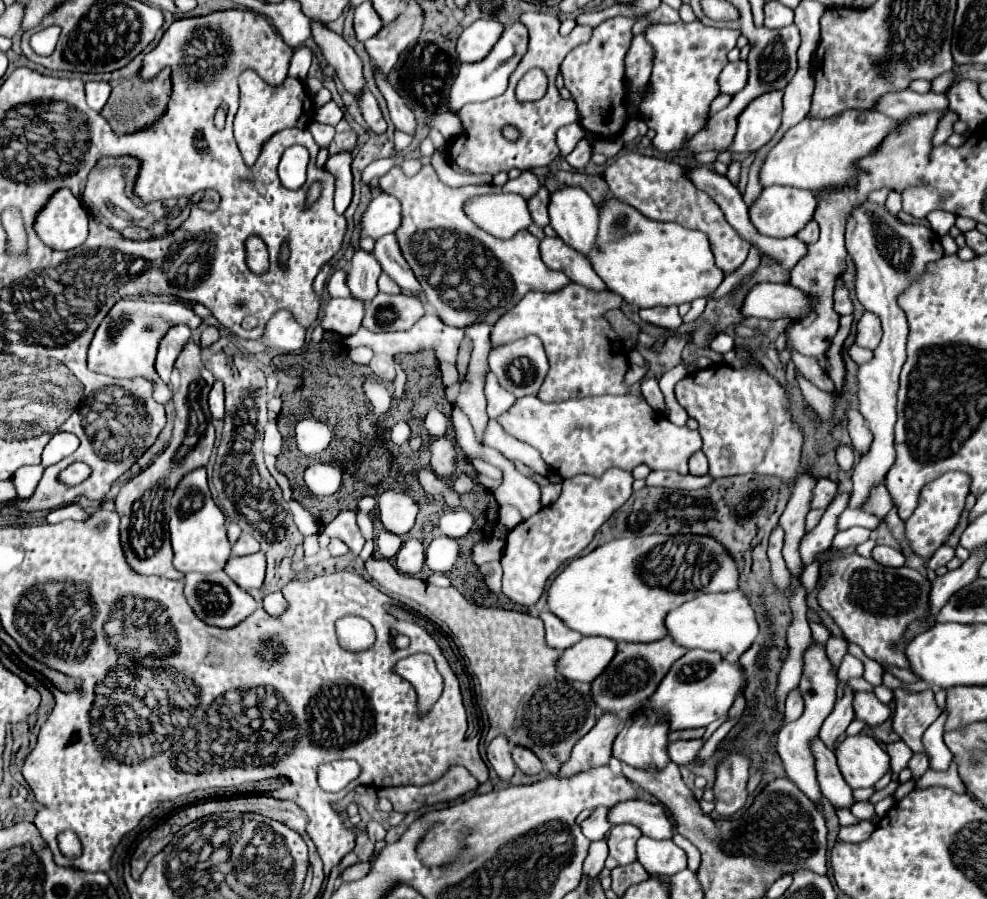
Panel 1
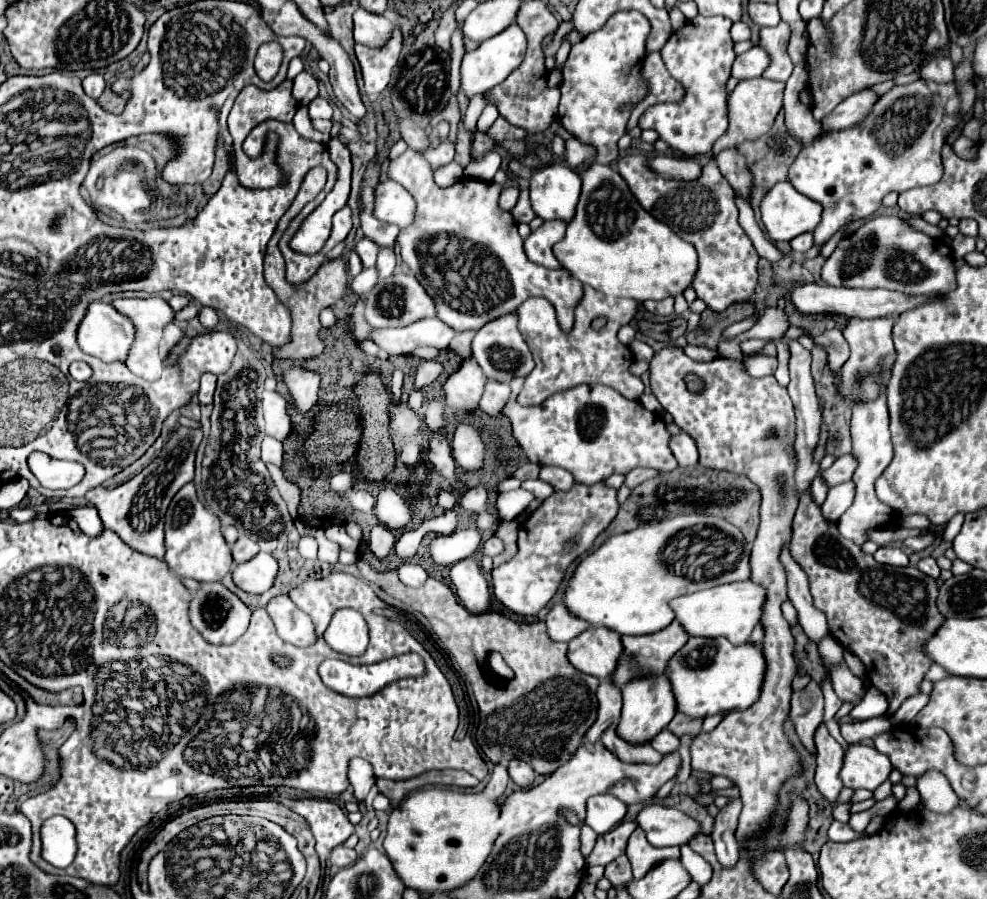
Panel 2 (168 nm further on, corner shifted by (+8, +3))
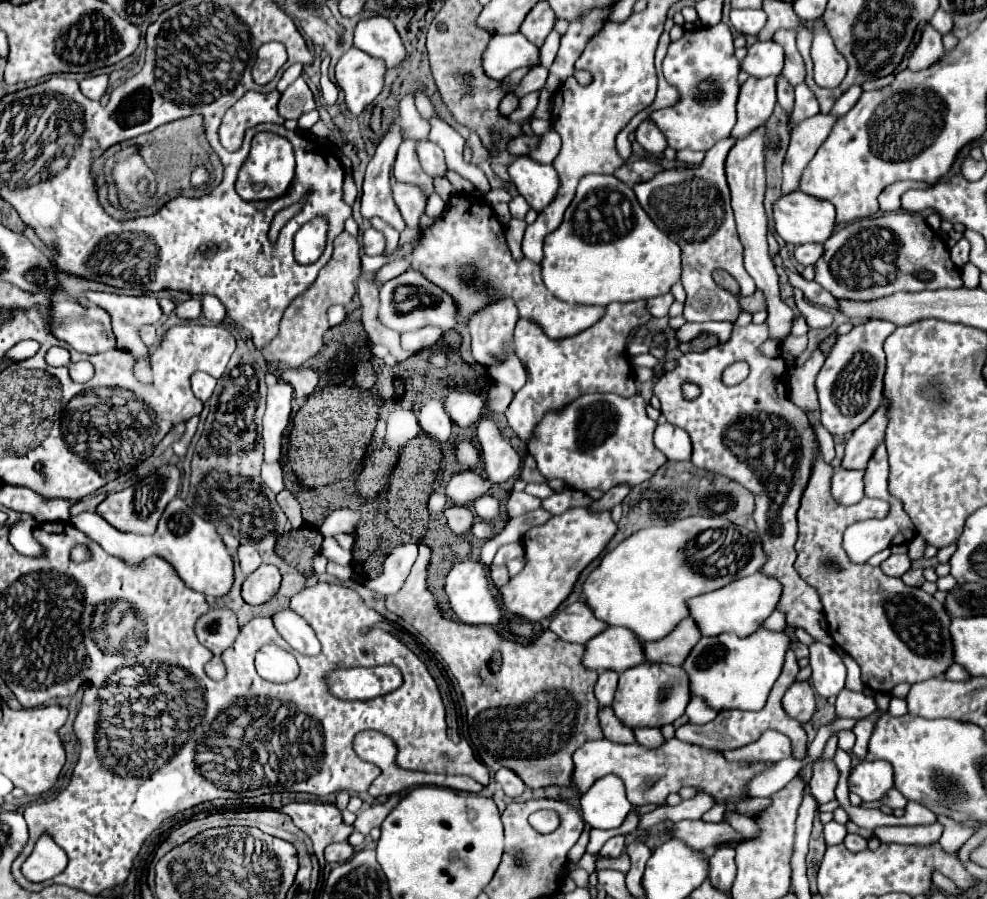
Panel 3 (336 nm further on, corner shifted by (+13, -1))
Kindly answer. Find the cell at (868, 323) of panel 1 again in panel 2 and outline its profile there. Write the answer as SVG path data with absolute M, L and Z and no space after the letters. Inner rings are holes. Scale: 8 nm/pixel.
M850 317L846 327L844 327L844 337L850 343L850 359L842 367L842 393L846 399L860 401L860 399L870 399L878 395L878 385L874 381L874 371L876 363L882 355L890 353L894 349L892 345L892 319L888 317L876 317L876 319L860 319L860 317Z

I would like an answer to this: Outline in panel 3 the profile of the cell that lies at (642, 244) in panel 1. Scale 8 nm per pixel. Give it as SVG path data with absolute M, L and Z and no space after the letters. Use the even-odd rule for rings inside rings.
M587 175L563 223L545 237L541 277L545 287L567 303L605 307L613 301L651 299L669 293L681 279L681 249L657 229L629 185L613 175Z

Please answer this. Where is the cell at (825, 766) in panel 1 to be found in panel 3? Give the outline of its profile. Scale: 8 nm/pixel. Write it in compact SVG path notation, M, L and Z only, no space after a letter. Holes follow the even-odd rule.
M795 681L785 697L783 697L783 709L797 721L807 723L815 713L815 693L809 685L809 681Z

